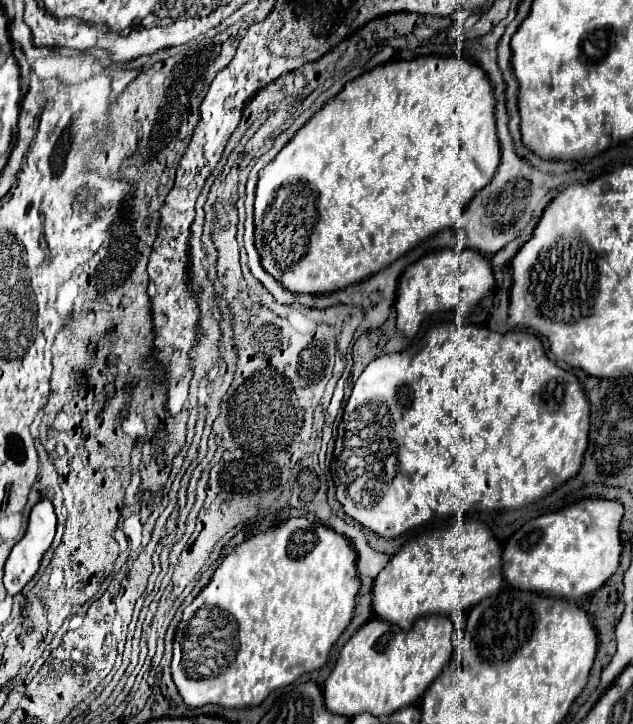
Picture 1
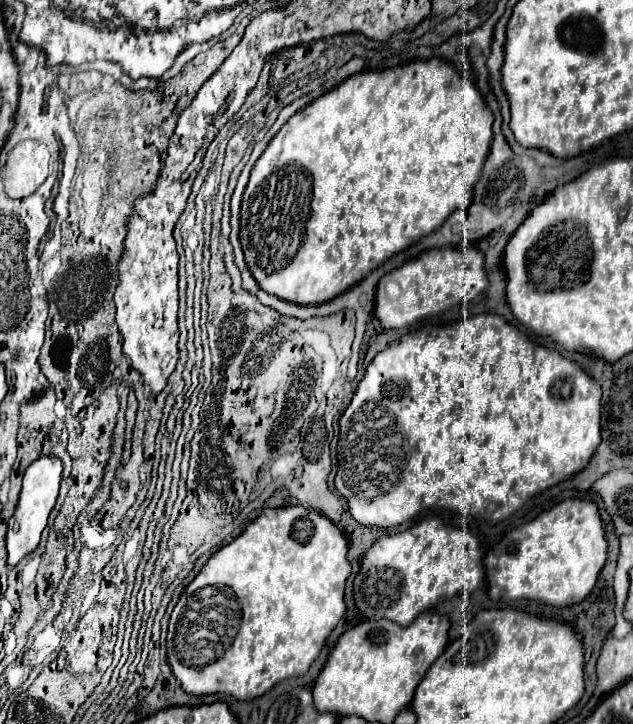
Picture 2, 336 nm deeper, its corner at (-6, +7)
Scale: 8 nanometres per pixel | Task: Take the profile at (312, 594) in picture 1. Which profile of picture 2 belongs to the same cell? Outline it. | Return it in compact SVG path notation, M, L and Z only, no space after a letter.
M285 506L285 508L265 508L263 514L253 520L231 544L219 548L213 552L207 560L207 564L199 570L199 574L193 578L193 582L183 590L179 596L179 602L175 604L169 620L169 632L167 632L167 662L175 674L175 678L181 682L183 690L195 696L201 694L231 694L237 700L253 700L257 696L263 696L267 690L271 690L277 682L291 678L291 676L301 676L309 670L313 660L319 656L329 632L337 626L337 622L345 614L345 582L347 576L351 574L351 564L347 560L347 538L343 532L323 514L315 510L305 510L303 506Z

